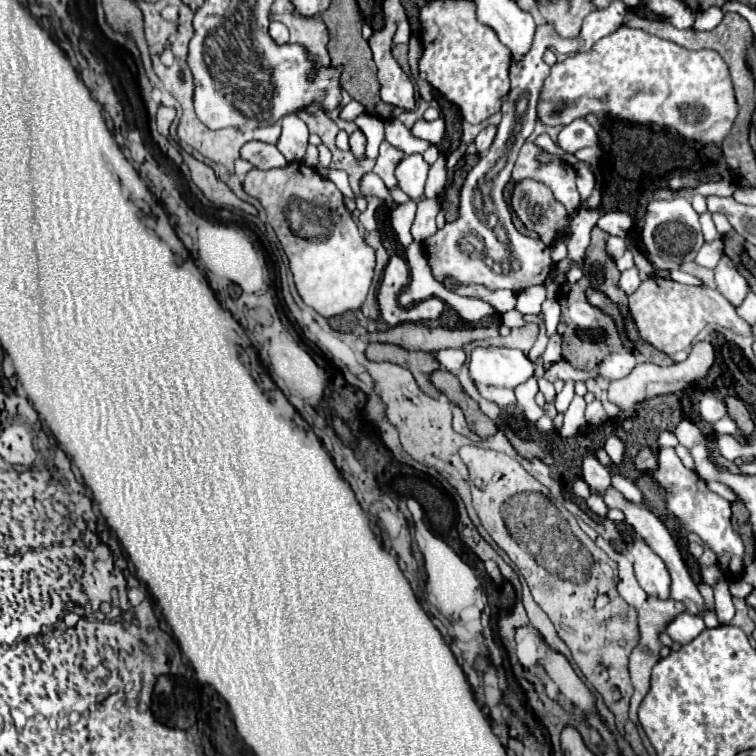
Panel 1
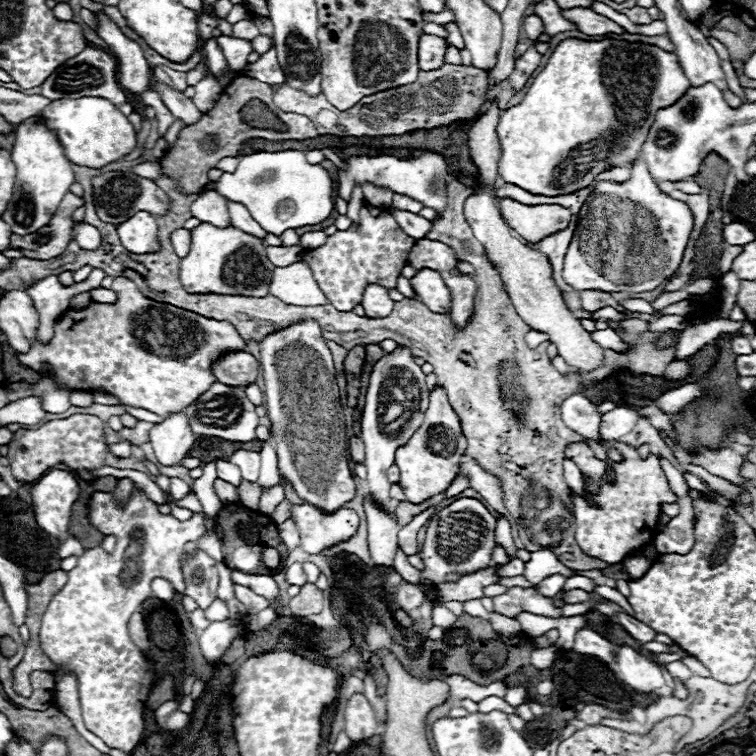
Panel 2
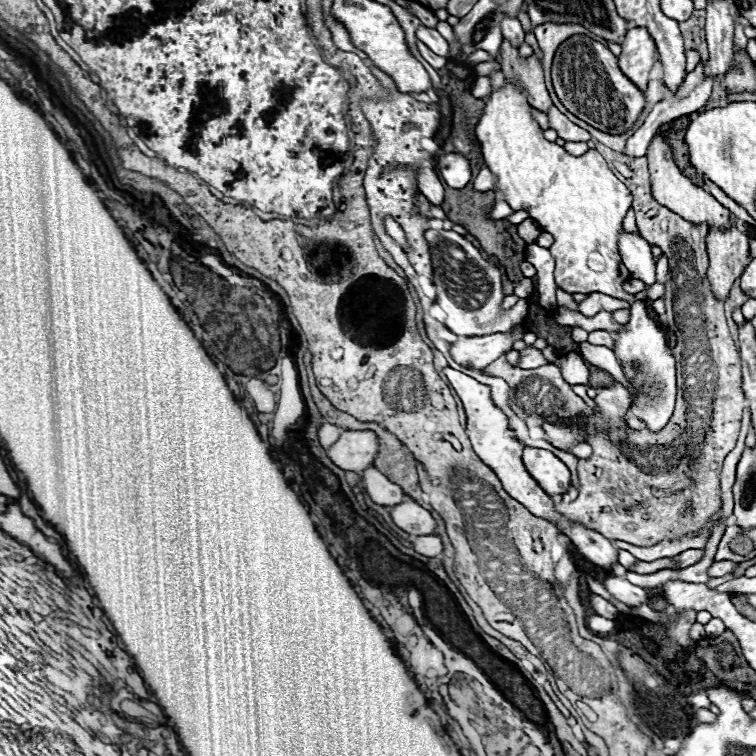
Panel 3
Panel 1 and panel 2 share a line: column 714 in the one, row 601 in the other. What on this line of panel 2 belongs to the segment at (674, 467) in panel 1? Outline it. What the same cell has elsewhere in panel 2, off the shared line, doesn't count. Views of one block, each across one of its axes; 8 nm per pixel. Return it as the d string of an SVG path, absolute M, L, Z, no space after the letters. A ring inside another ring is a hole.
M514 586L506 594L494 596L494 610L508 618L516 618L520 612L532 612L546 618L560 618L562 608L554 606L552 598L538 594L536 588Z

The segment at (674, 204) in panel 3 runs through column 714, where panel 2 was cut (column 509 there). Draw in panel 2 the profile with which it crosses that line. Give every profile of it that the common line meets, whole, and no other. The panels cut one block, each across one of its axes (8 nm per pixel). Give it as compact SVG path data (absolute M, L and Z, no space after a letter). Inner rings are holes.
M510 198L500 200L500 212L506 224L532 244L568 228L572 218L572 212L562 206L524 206Z

